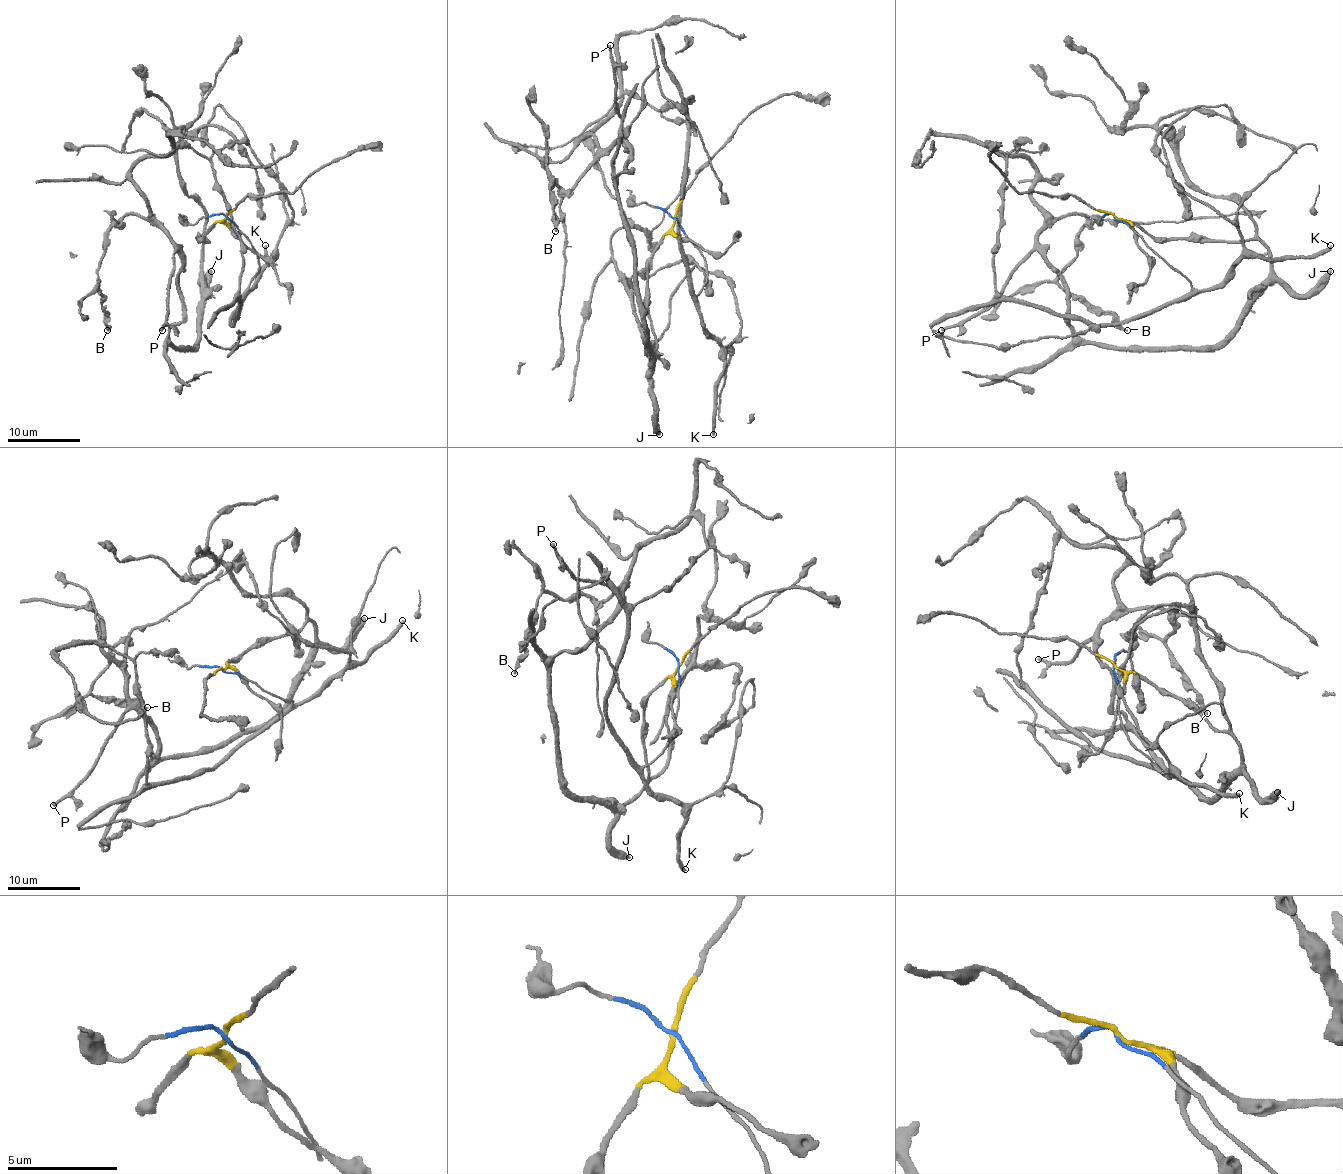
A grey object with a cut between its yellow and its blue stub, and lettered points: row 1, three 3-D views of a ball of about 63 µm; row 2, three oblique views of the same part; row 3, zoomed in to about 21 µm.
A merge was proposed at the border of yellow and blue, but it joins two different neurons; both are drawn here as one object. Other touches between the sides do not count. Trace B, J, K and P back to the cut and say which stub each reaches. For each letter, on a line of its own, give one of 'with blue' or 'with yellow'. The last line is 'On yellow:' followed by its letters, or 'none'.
B: with yellow
J: with yellow
K: with blue
P: with yellow
On yellow: B, J, P

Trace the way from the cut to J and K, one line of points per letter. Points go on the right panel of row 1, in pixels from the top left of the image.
J: (1114, 216), (1156, 238), (1258, 239), (1268, 252), (1270, 268), (1297, 294), (1306, 294), (1330, 270)
K: (1114, 216), (1198, 290), (1214, 288), (1243, 258), (1317, 256), (1330, 245)

